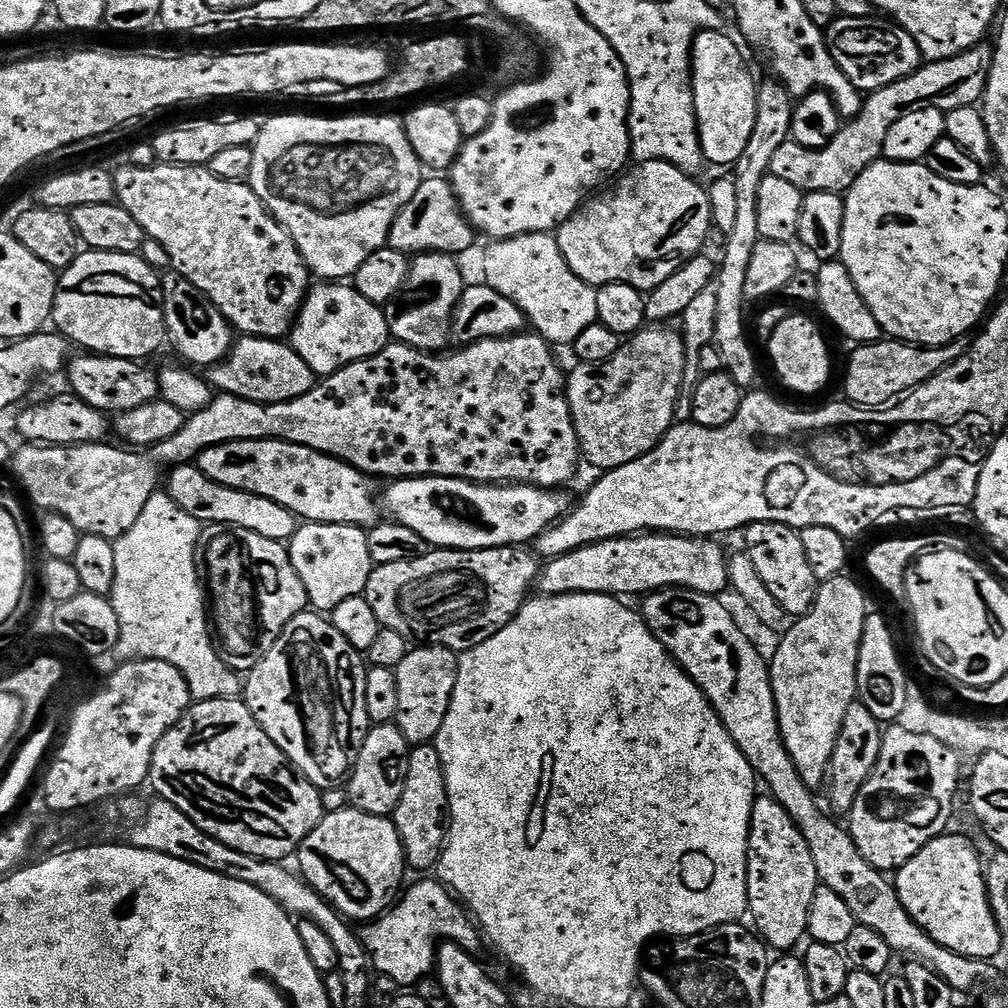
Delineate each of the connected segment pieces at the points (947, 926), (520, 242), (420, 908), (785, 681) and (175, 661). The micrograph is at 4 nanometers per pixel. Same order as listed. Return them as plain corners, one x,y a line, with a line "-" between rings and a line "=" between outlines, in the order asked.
964,836
934,838
895,873
896,893
910,918
938,946
966,958
995,961
1006,937
1000,932
988,899
985,861
=
544,232
520,235
487,246
482,258
483,281
522,309
537,335
549,344
573,345
587,326
598,322
595,285
582,281
570,270
555,235
=
420,878
420,881
403,893
402,899
387,912
376,917
375,920
365,923
362,928
362,939
364,948
368,951
368,958
372,962
373,969
380,972
388,980
396,984
409,984
415,986
421,980
431,977
436,967
436,950
441,943
448,941
457,944
466,952
475,953
476,947
482,944
482,936
474,923
473,917
469,915
459,899
445,885
436,878
=
845,574
823,581
816,589
812,608
793,623
796,625
781,638
776,653
770,656
772,689
778,710
778,726
782,742
794,766
798,766
798,774
802,774
802,782
806,782
806,786
813,790
819,789
819,784
821,787
827,781
828,767
832,761
834,746
838,742
838,734
842,730
842,721
846,718
846,710
850,710
850,706
858,700
856,694
858,650
870,608
863,590
851,580
850,576
=
157,490
150,502
146,502
142,514
138,514
138,522
134,522
126,534
114,541
114,590
110,599
118,614
120,627
115,655
121,656
119,659
124,662
161,660
170,662
170,666
178,666
190,686
193,701
230,700
241,695
242,676
220,657
210,631
210,608
206,603
206,588
198,567
201,531
200,521
190,518
190,514
186,514
186,510
182,510
182,506
178,506
167,491

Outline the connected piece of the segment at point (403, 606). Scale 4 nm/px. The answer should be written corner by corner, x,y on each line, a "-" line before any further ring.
524,546
469,552
453,548
429,550
422,558
410,562
375,565
363,597
370,602
370,610
374,610
374,618
378,618
381,628
398,630
402,638
417,645
448,648
459,654
474,646
482,646
486,638
494,638
502,626
518,615
520,607
529,599
528,591
537,583
541,567
535,551

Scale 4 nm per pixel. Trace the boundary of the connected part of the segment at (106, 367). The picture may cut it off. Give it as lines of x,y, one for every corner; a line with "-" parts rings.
99,354
73,355
66,365
71,395
85,400
94,410
105,414
119,414
150,404
160,394
160,382
155,371
147,372
139,360
114,358

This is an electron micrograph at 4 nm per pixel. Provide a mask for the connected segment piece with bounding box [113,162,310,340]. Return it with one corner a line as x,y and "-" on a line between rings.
129,162
123,164
120,169
115,169
113,175
116,200
123,208
130,210
130,214
134,214
138,226
142,226
145,237
155,240
166,250
169,254
171,267
182,278
193,283
218,308
237,333
246,336
261,336
267,340
284,340
291,333
292,326
296,322
296,316
300,312
300,307
304,305
304,300
309,294
310,283
308,284
308,280
310,281
310,273
302,254
298,250
298,246
294,246
294,238
290,238
288,231
273,218
268,207
262,202
262,198
258,198
258,194
254,194
254,190
247,182
218,178
212,173
211,167
208,166
199,164
161,164
157,162
147,168

